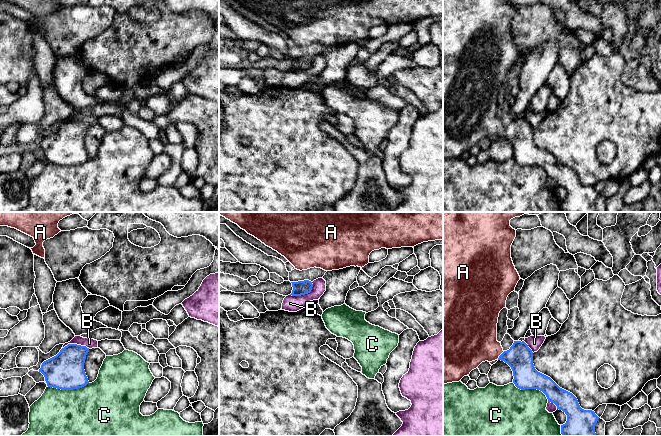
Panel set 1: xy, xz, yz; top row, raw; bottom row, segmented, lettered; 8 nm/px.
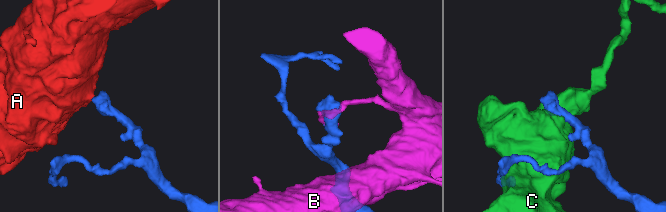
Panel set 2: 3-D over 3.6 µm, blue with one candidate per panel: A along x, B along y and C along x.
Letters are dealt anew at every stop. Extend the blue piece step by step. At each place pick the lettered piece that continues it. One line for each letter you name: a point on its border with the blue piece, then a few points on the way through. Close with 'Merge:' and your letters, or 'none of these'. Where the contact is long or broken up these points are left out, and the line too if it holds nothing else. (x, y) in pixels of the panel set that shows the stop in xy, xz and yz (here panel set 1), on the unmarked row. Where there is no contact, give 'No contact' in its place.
A: Touches blue at yz (500, 131). Path across: yz (519, 133), (500, 131), (477, 120), (473, 116)
Merge: A

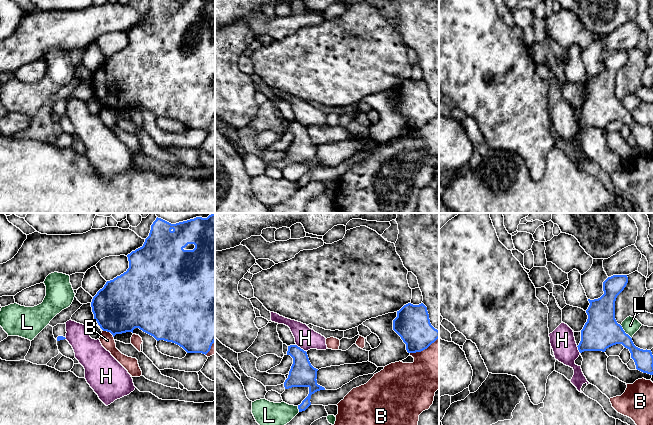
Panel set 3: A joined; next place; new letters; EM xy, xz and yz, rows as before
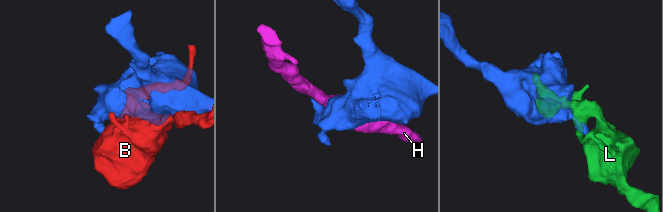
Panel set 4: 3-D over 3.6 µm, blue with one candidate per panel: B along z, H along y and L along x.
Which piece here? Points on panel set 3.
Merge: none of these

